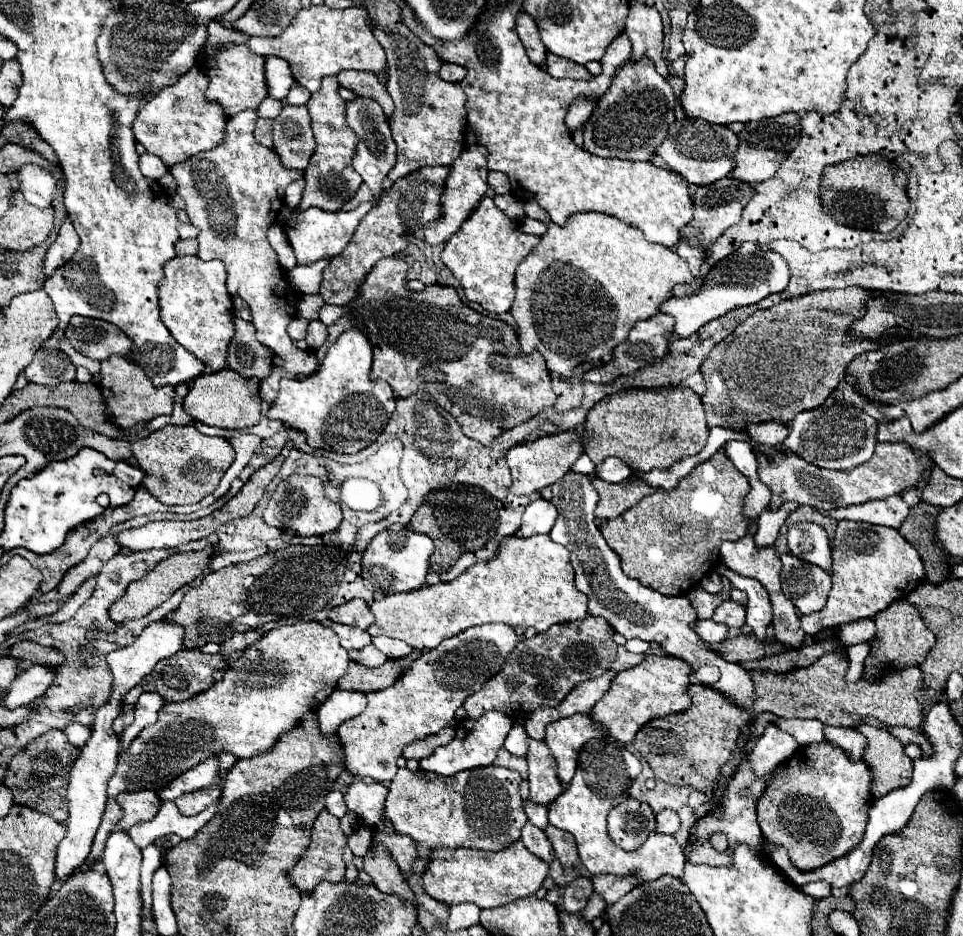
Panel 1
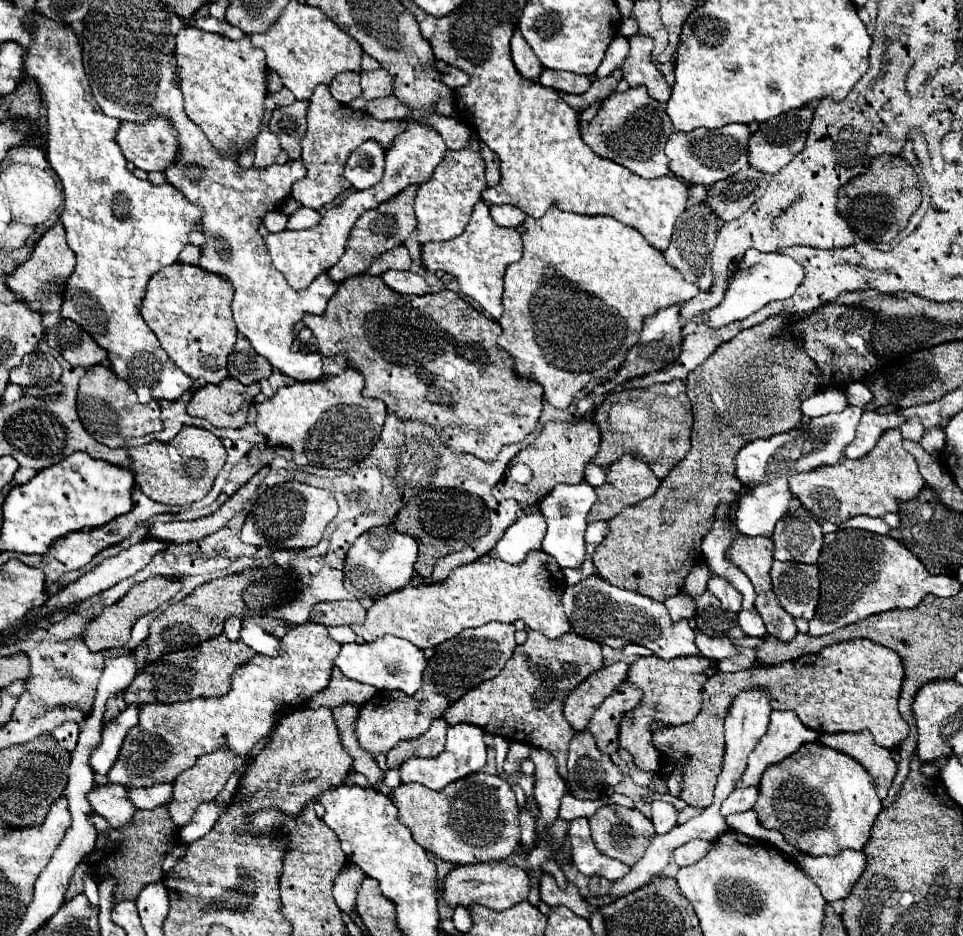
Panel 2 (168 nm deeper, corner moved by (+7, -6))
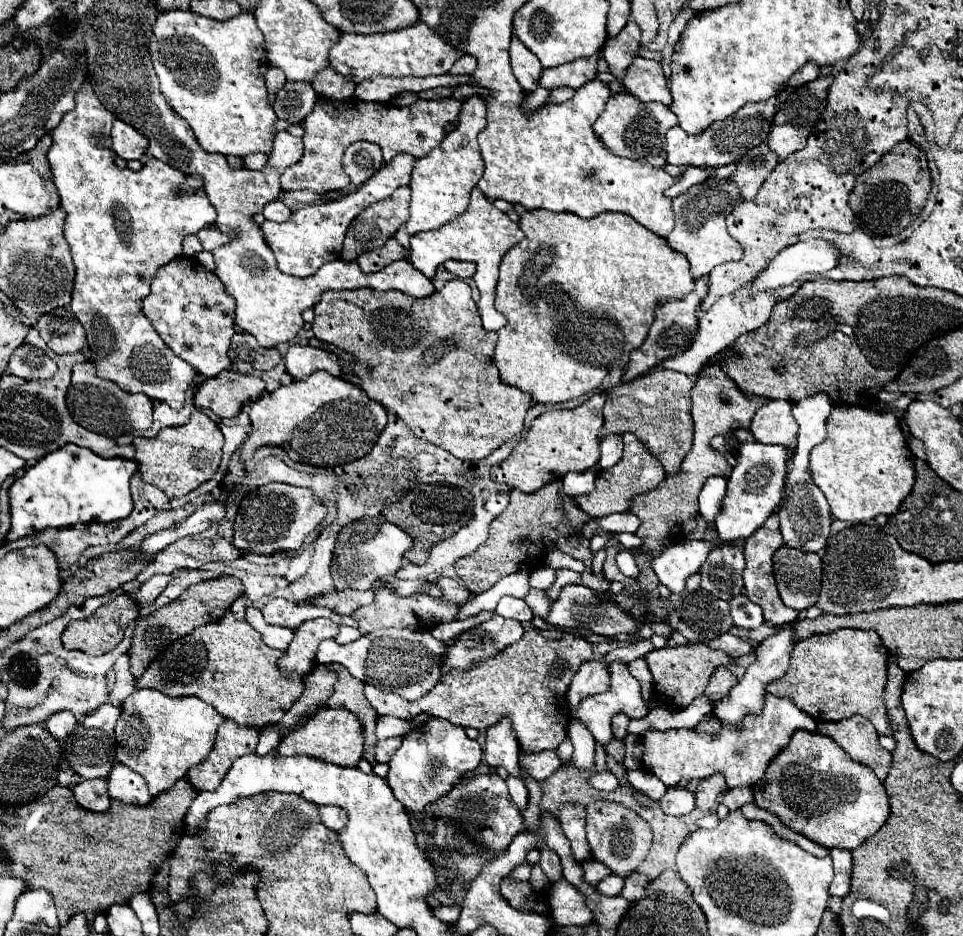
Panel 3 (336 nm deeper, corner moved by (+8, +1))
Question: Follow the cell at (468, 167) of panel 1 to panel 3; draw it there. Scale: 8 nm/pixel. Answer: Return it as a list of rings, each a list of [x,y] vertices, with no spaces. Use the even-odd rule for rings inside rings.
[[[474,94],[464,102],[464,108],[460,112],[458,118],[458,126],[446,134],[446,138],[440,142],[440,146],[436,146],[434,150],[430,150],[426,156],[418,158],[414,162],[414,170],[412,170],[412,200],[410,200],[410,218],[406,222],[406,230],[408,234],[416,234],[422,230],[434,230],[440,228],[442,224],[446,224],[448,220],[452,220],[452,216],[460,216],[470,200],[470,190],[478,184],[478,180],[482,178],[482,156],[478,152],[478,142],[476,136],[486,128],[486,102],[482,100],[482,96]]]

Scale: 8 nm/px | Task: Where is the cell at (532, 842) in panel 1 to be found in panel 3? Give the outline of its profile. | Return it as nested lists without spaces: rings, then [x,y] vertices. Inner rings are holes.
[[[508,776],[508,778],[506,778],[506,786],[508,786],[510,796],[512,796],[514,804],[518,806],[518,810],[526,810],[526,804],[528,804],[528,792],[526,792],[524,780],[518,778],[518,776]]]

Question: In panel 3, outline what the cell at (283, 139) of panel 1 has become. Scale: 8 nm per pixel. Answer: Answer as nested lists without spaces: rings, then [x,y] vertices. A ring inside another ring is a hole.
[[[286,82],[284,88],[276,94],[272,104],[278,118],[288,122],[302,122],[308,112],[314,108],[318,94],[314,92],[312,84],[306,82]]]

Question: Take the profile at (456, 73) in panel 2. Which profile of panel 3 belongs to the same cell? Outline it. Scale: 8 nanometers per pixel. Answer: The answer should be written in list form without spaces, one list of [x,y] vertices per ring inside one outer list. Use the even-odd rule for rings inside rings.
[[[462,54],[460,58],[458,58],[458,62],[454,64],[454,68],[450,70],[450,74],[472,74],[474,70],[476,70],[476,58],[474,56],[468,56],[468,54]]]

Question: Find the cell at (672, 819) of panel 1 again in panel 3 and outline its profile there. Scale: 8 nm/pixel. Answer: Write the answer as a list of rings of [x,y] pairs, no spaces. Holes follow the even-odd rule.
[[[668,788],[664,798],[658,802],[658,806],[664,810],[664,814],[672,814],[672,816],[690,814],[696,808],[694,794],[686,788]]]

